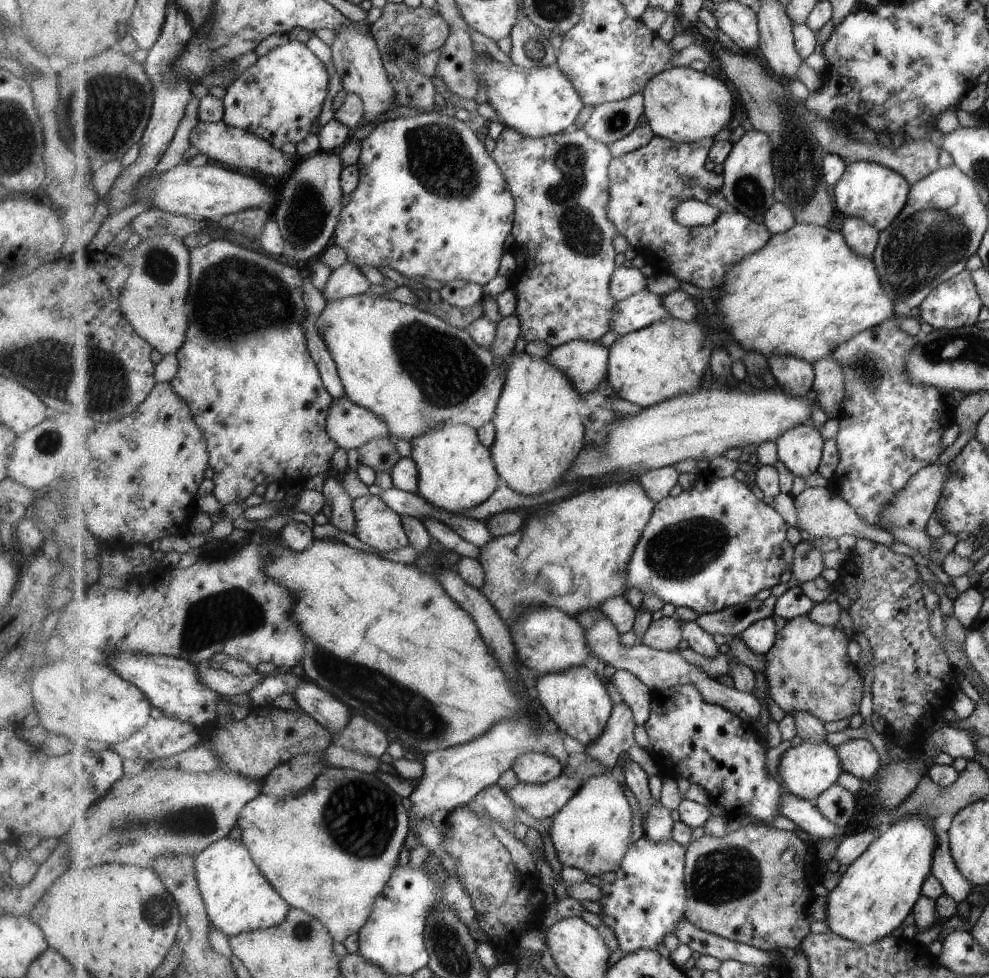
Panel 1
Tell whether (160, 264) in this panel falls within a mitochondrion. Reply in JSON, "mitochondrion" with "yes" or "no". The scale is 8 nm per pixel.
{"mitochondrion":"yes"}

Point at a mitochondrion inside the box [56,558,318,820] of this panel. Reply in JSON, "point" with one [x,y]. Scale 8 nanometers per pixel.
{"point":[222,617]}

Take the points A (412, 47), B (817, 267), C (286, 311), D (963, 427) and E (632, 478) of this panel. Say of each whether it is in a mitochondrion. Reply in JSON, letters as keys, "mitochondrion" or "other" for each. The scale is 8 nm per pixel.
{"A":"other","B":"other","C":"mitochondrion","D":"other","E":"other"}

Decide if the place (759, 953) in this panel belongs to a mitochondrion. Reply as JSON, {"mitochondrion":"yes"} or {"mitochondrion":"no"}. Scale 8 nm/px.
{"mitochondrion":"no"}

